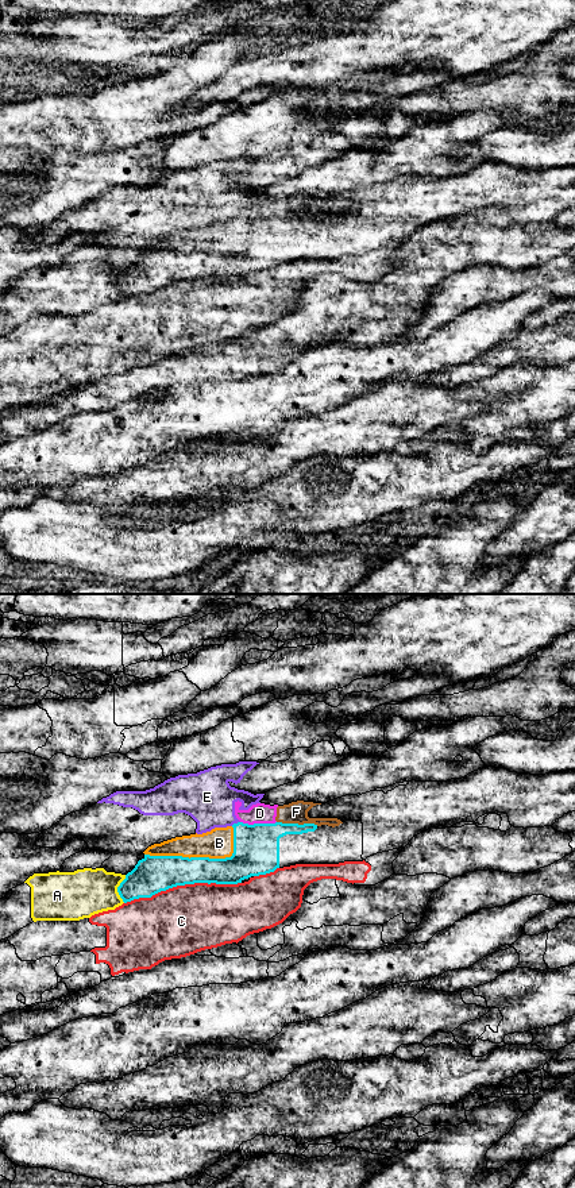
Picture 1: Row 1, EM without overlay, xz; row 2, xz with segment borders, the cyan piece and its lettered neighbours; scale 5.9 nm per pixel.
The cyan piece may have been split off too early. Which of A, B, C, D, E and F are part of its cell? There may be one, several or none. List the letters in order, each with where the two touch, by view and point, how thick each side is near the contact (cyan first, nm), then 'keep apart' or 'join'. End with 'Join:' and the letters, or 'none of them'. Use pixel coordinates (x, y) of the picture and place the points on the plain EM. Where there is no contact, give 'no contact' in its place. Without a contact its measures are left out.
A: contact xz (118, 284); calibres 220 and 280 nm; keep apart
B: contact xz (201, 253); calibres 200 and 180 nm; join
C: contact xz (182, 280); calibres 220 and 420 nm; keep apart
D: contact xz (258, 219); calibres 280 and 120 nm; keep apart
E: contact xz (235, 219); calibres 280 and 300 nm; keep apart
F: contact xz (297, 219); calibres 220 and 130 nm; keep apart
Join: B

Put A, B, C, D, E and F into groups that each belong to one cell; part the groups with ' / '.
A D / B / C / E F

